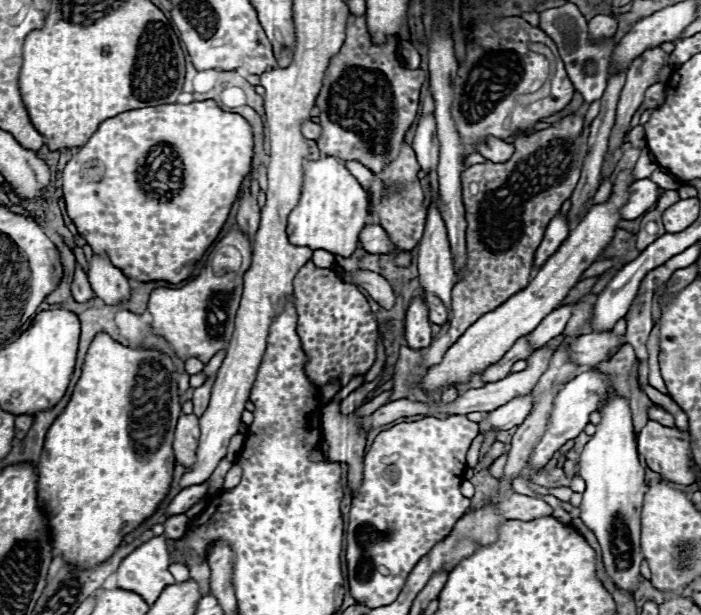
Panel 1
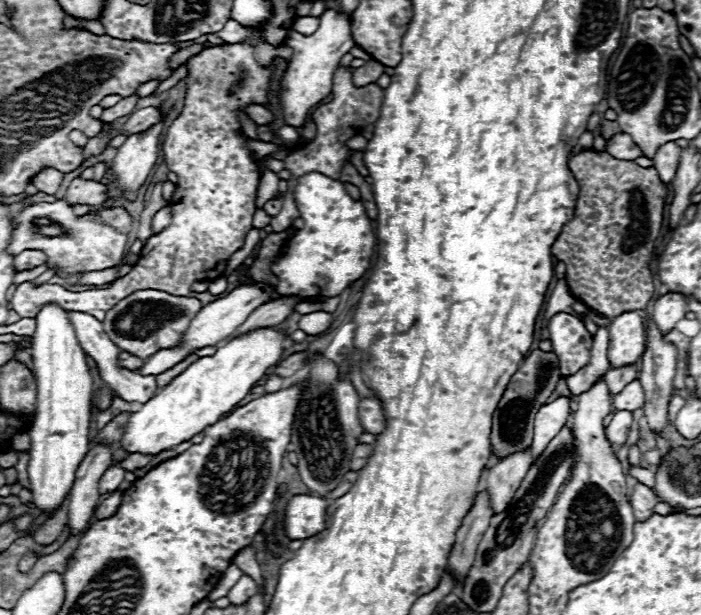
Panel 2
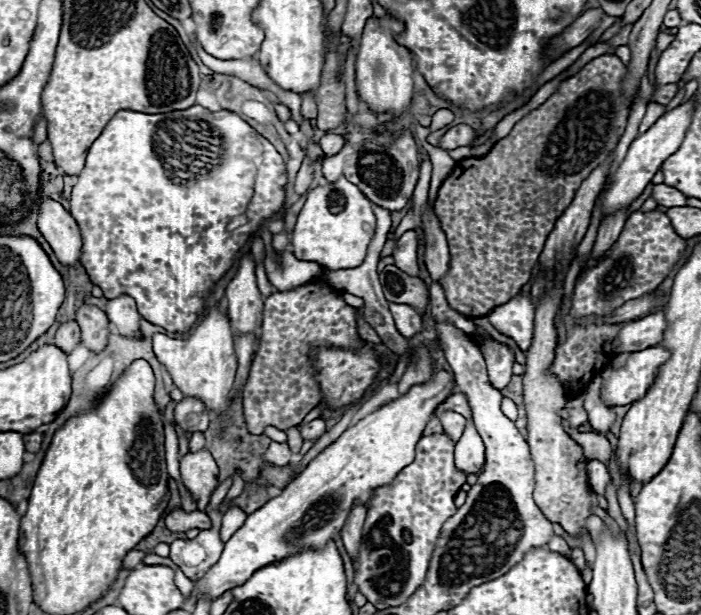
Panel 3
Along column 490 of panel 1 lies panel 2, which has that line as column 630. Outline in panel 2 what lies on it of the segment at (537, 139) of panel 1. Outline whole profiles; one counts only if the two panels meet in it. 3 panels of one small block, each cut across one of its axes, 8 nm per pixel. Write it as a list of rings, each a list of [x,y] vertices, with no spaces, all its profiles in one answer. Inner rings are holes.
[[[582,150],[574,154],[568,162],[570,172],[574,174],[580,194],[576,200],[574,218],[562,228],[558,240],[552,244],[552,254],[556,260],[566,264],[566,284],[572,296],[584,302],[590,310],[614,318],[622,312],[642,310],[654,294],[652,272],[648,262],[652,260],[654,240],[658,238],[664,204],[668,196],[668,186],[660,180],[656,168],[642,168],[634,162],[616,160],[608,150]]]

